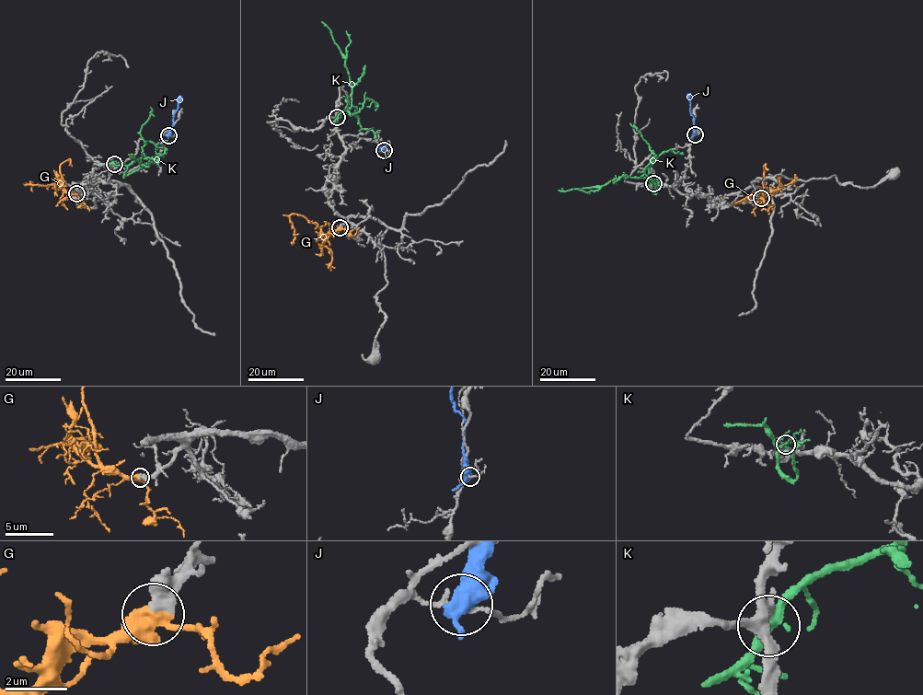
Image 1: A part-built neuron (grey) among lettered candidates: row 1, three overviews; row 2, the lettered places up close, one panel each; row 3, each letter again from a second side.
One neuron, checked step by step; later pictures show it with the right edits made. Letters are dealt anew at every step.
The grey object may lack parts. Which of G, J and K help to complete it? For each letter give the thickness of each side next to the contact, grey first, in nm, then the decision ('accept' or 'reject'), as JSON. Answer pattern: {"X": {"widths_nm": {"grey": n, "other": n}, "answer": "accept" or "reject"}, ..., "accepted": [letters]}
{"G": {"widths_nm": {"grey": 400, "other": 440}, "answer": "accept"}, "J": {"widths_nm": {"grey": 110, "other": 550}, "answer": "reject"}, "K": {"widths_nm": {"grey": 170, "other": 300}, "answer": "reject"}, "accepted": ["G"]}

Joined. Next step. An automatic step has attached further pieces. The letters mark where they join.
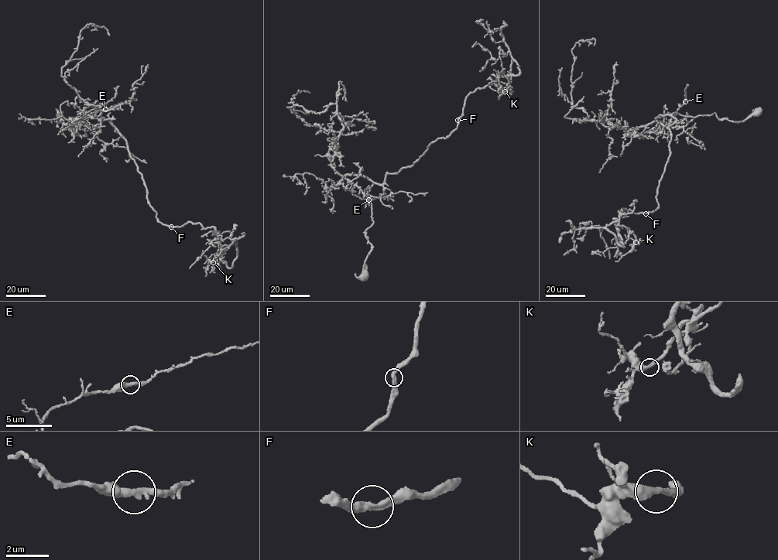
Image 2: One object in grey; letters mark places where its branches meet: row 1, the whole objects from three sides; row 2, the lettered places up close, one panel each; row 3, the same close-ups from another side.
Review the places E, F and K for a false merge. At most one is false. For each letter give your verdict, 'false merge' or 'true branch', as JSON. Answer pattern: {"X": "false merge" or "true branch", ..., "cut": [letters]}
{"E": "true branch", "F": "true branch", "K": "true branch", "cut": []}

